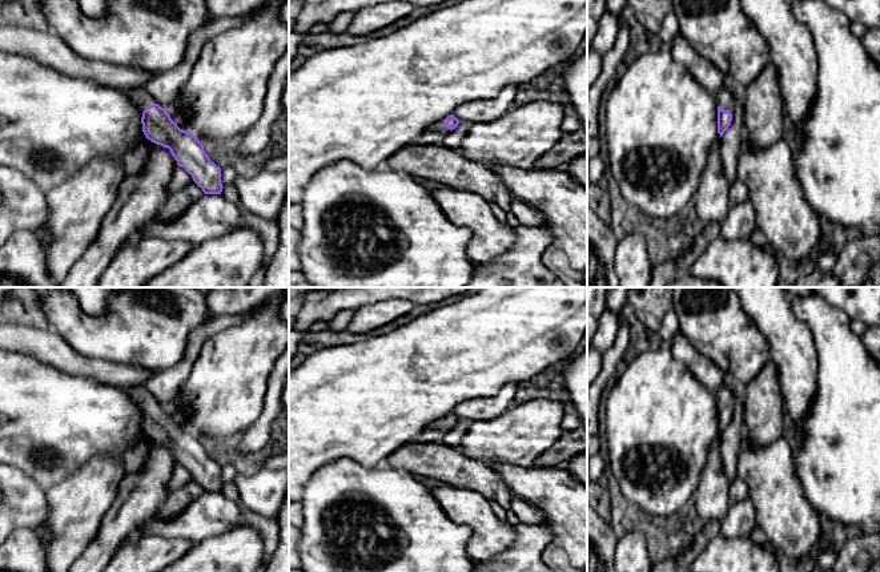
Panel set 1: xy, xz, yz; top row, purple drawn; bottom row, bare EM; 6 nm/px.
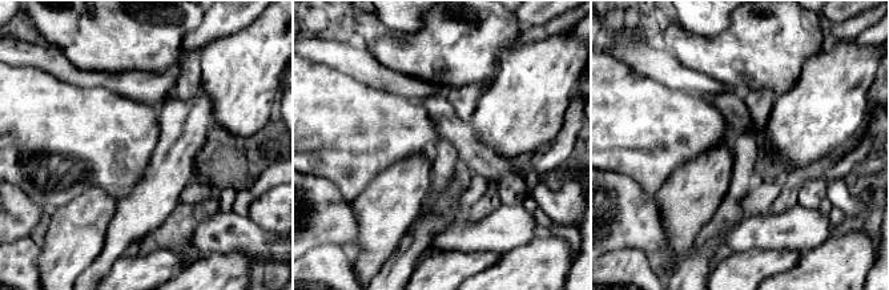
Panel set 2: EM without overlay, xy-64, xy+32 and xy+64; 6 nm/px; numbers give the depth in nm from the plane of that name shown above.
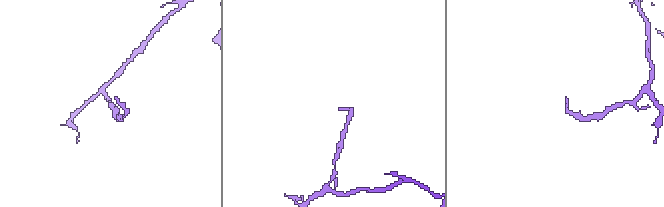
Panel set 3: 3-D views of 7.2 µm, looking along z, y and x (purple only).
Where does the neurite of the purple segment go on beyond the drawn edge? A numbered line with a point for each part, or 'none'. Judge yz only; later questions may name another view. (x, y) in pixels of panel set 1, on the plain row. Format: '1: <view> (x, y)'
1: yz (726, 398)

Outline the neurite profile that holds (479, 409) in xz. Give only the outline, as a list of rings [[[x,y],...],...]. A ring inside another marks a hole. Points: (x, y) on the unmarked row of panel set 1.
[[[507,382],[494,396],[474,398],[466,402],[461,402],[455,406],[453,412],[459,419],[466,419],[469,422],[490,420],[493,418],[498,418],[513,407],[517,388],[517,383]]]

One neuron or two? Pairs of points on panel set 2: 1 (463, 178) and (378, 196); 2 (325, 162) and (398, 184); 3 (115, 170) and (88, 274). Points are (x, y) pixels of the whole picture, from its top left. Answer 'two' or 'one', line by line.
1: two
2: two
3: two

